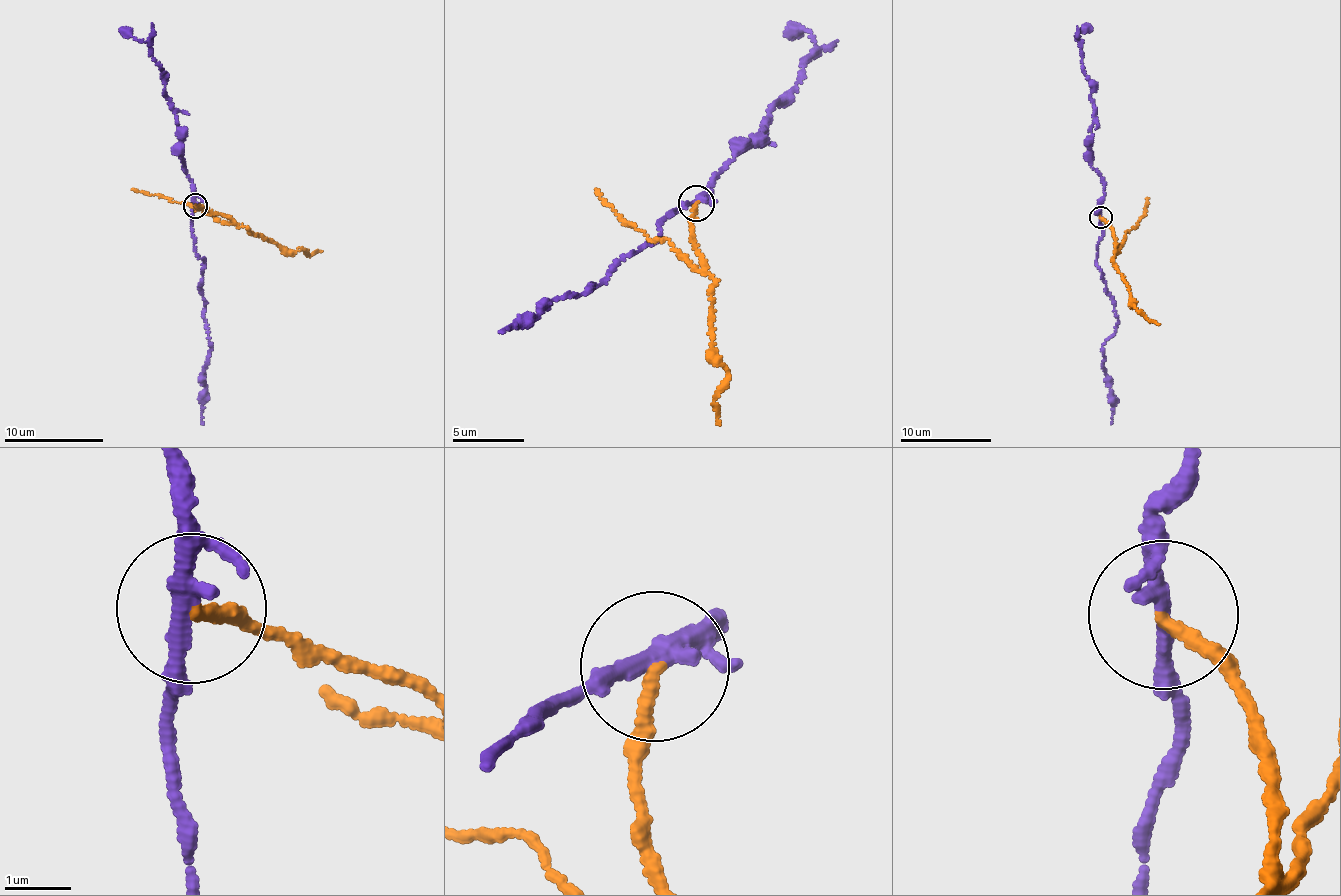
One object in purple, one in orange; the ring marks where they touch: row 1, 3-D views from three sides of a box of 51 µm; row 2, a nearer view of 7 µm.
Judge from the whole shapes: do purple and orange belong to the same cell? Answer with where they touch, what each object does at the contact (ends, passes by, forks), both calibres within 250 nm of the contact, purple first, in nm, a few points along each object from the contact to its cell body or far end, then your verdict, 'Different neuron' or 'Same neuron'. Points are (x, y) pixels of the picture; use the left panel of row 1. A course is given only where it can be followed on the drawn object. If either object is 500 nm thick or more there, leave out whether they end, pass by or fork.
Place: (195, 206). At the ring purple passes by. At the ring orange ends. Thickness 240 nm (purple) against 200 nm. Course of purple: (195, 207), (191, 231), (196, 256), (204, 262), (201, 286), (209, 341), (201, 405), (203, 424). Course of orange: (195, 207), (203, 206), (290, 251), (300, 250), (312, 255), (322, 251). Different neuron

